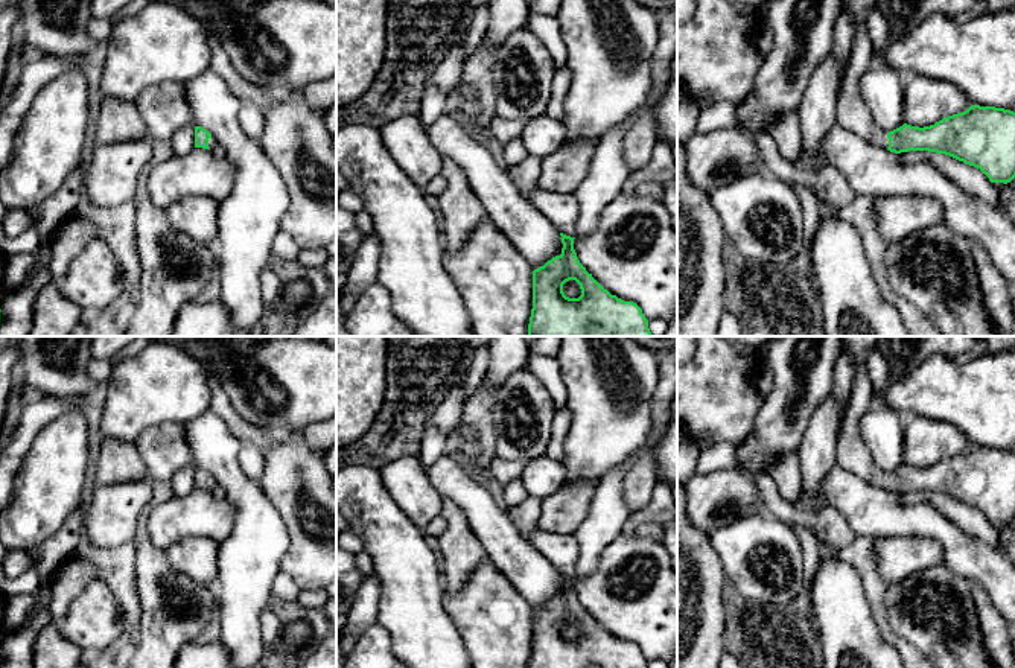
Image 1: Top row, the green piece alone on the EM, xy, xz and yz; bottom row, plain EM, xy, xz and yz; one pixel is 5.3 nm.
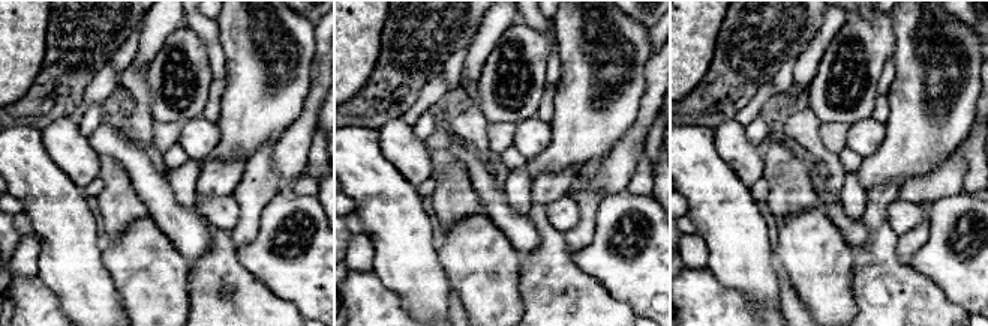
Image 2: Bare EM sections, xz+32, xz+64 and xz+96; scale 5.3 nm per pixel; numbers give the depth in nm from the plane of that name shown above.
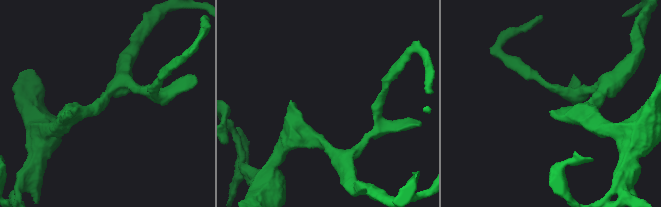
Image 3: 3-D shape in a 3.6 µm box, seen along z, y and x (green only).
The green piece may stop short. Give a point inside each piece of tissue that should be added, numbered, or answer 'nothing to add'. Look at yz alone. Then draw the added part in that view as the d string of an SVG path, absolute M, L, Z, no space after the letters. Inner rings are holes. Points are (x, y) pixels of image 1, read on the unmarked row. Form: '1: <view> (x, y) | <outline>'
1: yz (852, 454) | M846 336L846 344L855 358L855 374L843 431L837 440L837 466L873 485L889 488L887 473L873 463L860 434L861 417L875 406L873 383L866 358L867 350L878 344L877 336Z

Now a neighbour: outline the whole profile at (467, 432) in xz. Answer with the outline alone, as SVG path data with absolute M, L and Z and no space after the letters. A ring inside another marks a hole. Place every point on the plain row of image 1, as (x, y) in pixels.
M460 420L457 431L460 432L460 435L464 441L466 452L472 450L478 441L476 429L473 426L470 426L469 423Z

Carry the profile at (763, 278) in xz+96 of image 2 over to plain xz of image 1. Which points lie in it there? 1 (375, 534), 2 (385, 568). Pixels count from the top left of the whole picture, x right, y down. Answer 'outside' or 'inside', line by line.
1: inside
2: inside

